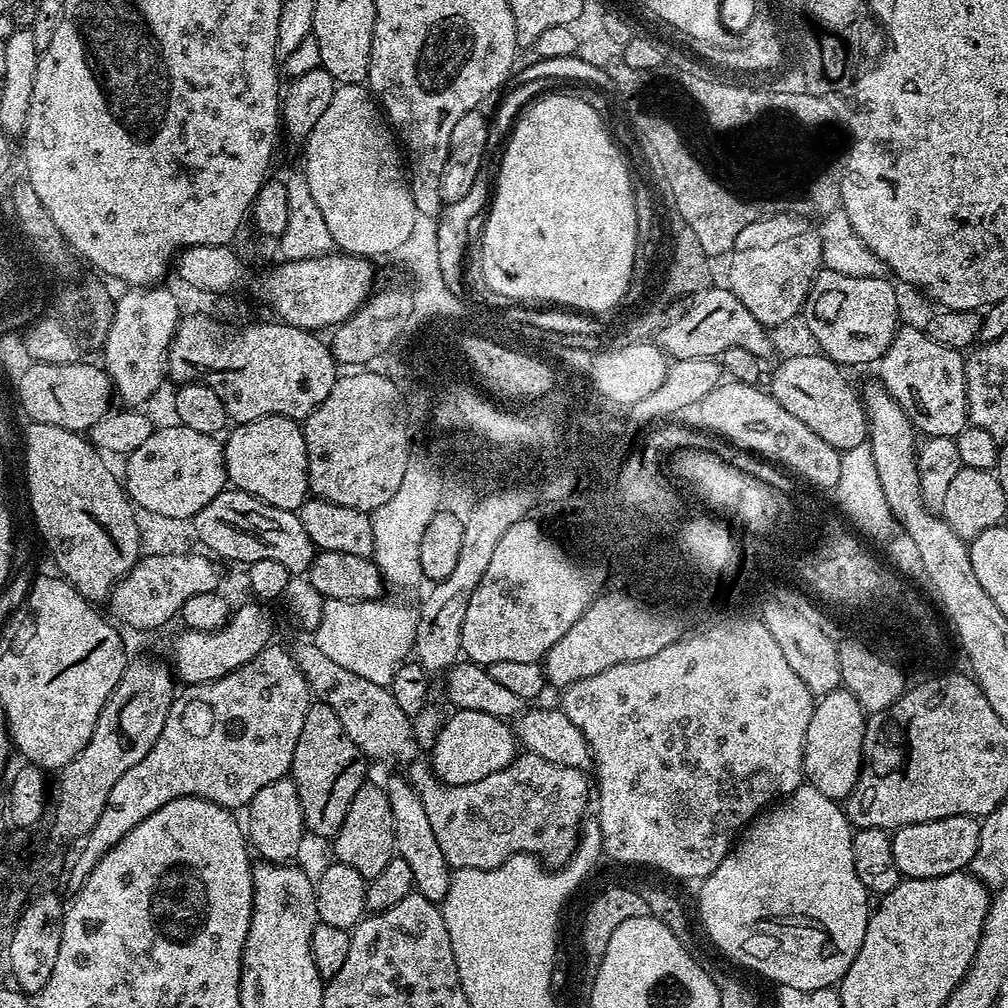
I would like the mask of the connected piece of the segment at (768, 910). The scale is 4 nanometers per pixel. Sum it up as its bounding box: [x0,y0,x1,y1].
[700,783,870,991]

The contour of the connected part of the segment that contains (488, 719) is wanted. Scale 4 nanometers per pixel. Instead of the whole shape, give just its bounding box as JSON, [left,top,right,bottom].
[432,709,518,788]

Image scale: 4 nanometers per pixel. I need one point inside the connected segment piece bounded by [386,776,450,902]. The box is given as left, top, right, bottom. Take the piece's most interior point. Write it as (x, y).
(415, 843)

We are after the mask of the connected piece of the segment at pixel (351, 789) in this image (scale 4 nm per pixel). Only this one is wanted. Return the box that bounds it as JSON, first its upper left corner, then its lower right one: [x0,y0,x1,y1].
[290,702,370,838]

